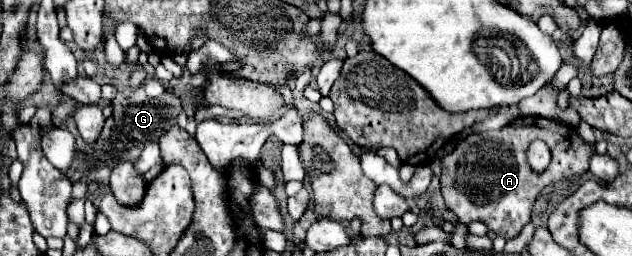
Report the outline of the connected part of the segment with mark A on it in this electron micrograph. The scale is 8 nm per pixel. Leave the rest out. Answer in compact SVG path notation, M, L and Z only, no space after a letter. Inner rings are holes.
M521 117L499 131L471 133L441 159L441 193L445 207L465 225L483 221L497 235L511 239L529 223L537 195L563 179L575 179L589 171L593 153L595 149L573 127L545 117ZM535 139L545 141L551 149L551 163L543 173L533 171L527 163L527 149Z

